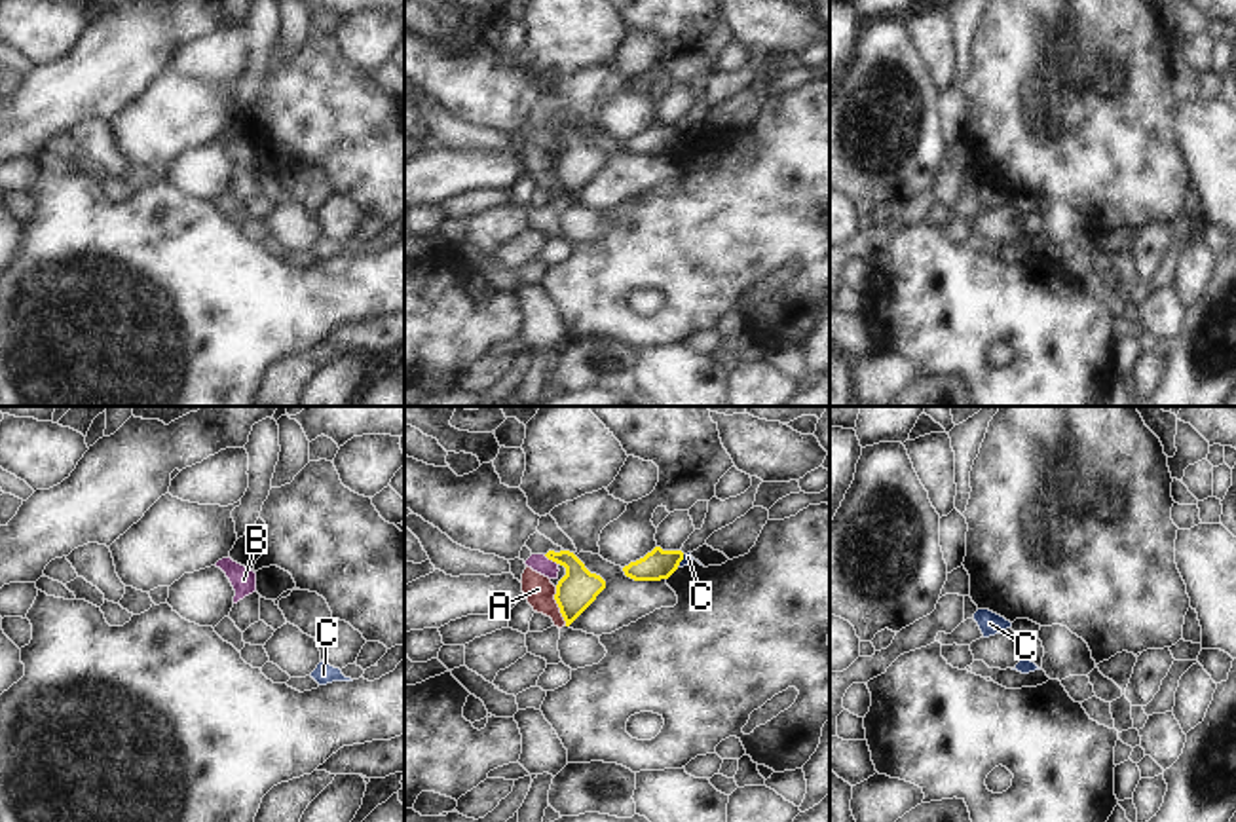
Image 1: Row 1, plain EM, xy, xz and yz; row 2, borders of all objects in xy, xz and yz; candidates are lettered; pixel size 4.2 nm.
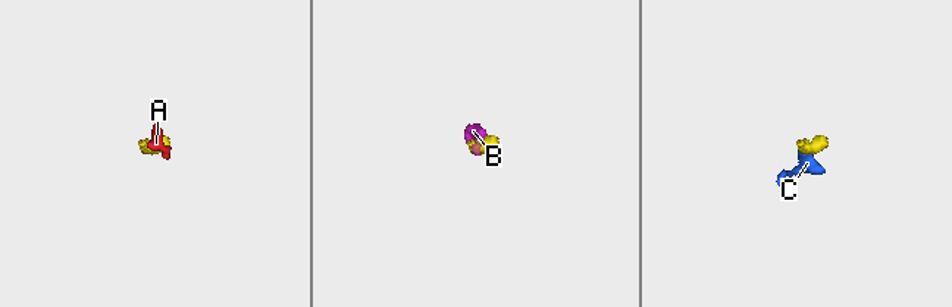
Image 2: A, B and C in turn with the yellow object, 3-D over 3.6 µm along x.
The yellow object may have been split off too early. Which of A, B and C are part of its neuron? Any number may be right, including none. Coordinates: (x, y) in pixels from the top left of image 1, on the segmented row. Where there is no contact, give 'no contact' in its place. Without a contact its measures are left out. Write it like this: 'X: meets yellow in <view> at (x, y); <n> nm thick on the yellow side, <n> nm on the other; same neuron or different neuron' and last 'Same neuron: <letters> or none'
A: meets yellow in xz at (559, 606); 170 nm thick on the yellow side, 130 nm on the other; different neuron
B: meets yellow in xz at (551, 559); 170 nm thick on the yellow side, 80 nm on the other; different neuron
C: meets yellow in xz at (682, 559); 130 nm thick on the yellow side, 40 nm on the other; same neuron
Same neuron: C

